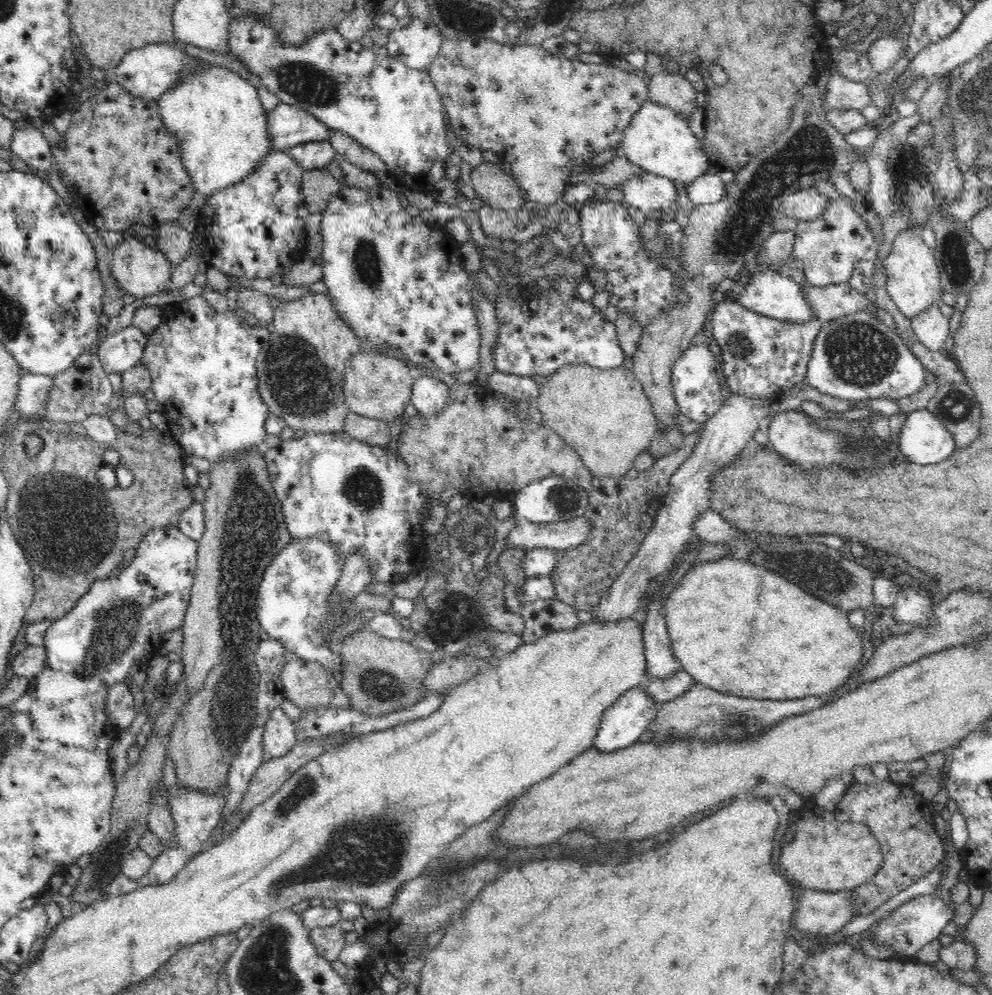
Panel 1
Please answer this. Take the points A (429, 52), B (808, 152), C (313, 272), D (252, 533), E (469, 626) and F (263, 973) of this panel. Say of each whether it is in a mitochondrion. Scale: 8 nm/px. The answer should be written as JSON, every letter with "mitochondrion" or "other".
{"A":"other","B":"mitochondrion","C":"other","D":"mitochondrion","E":"other","F":"mitochondrion"}

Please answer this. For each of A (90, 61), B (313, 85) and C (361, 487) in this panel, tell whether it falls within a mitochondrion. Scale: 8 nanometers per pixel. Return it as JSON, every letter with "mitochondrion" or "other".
{"A":"other","B":"mitochondrion","C":"mitochondrion"}

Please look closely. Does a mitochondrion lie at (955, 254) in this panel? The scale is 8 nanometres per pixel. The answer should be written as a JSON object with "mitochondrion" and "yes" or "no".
{"mitochondrion":"yes"}

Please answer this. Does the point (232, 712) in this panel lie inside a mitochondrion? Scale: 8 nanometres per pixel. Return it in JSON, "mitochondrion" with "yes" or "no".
{"mitochondrion":"yes"}

